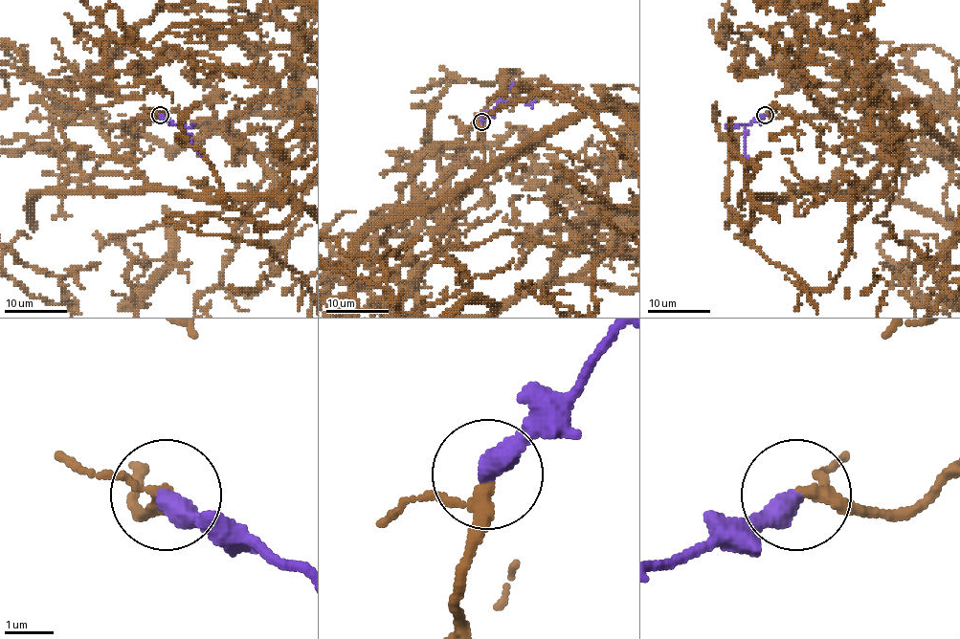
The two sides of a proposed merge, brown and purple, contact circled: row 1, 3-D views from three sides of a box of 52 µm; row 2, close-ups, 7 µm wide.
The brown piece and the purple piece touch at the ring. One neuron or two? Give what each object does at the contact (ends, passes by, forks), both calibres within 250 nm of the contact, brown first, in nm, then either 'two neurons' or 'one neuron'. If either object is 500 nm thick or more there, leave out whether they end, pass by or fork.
brown passes by | purple ends | 220/440 nm | one neuron

